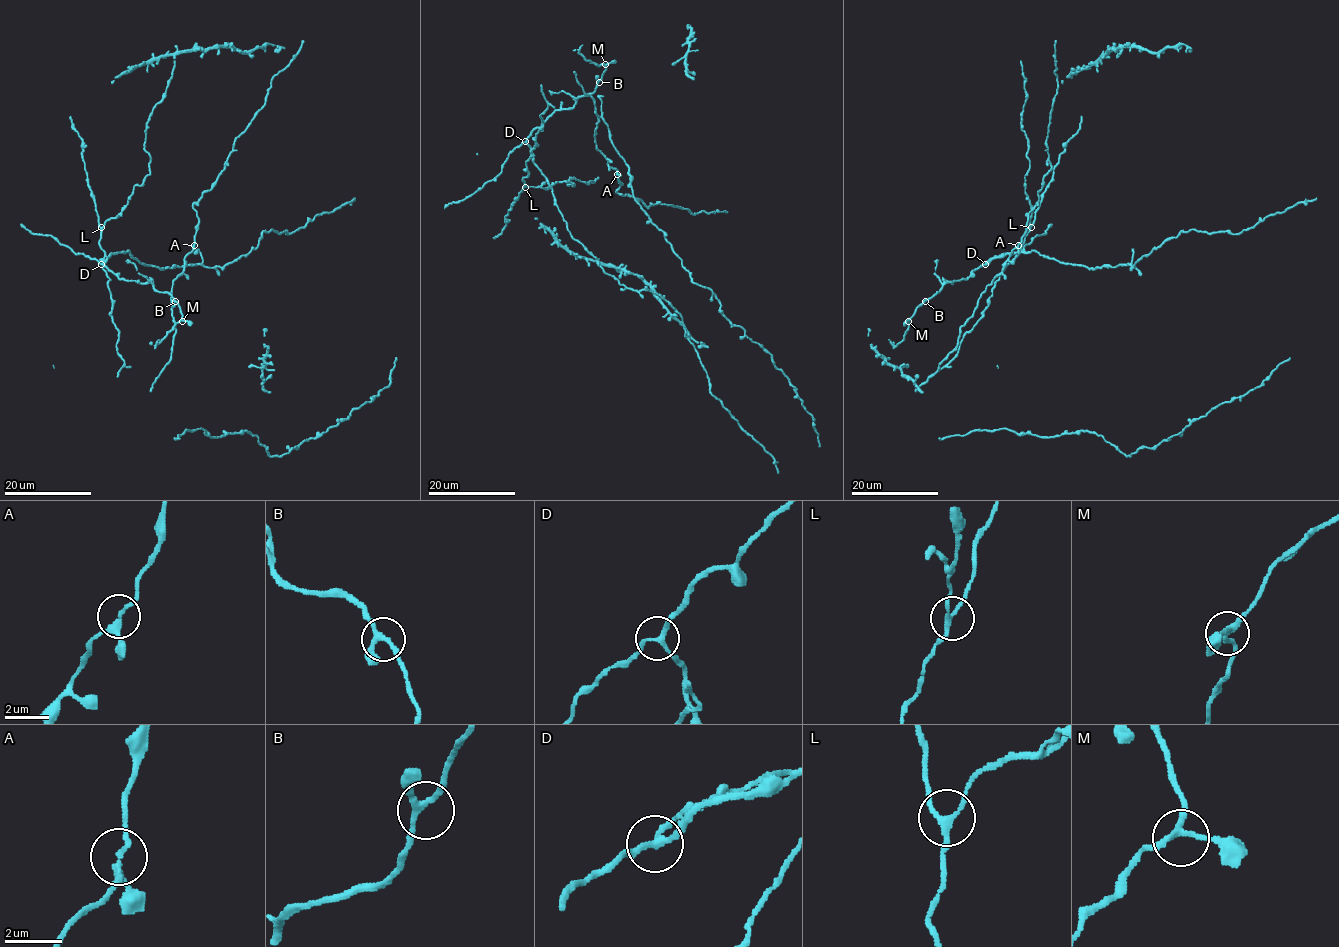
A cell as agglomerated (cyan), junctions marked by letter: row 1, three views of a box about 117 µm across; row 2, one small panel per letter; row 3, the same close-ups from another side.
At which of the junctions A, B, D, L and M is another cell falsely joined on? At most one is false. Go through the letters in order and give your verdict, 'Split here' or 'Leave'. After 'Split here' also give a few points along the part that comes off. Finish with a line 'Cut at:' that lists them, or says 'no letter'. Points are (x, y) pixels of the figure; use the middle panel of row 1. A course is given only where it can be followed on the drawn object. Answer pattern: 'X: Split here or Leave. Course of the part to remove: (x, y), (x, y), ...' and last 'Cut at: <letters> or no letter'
A: Leave
B: Leave
D: Leave
L: Leave
M: Leave
Cut at: no letter

